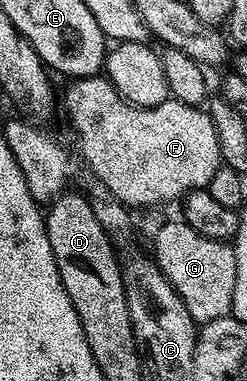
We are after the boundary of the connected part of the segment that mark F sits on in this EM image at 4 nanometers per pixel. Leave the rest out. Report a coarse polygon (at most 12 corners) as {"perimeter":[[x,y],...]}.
{"perimeter":[[73,79],[65,111],[130,209],[208,188],[223,165],[204,106]]}

